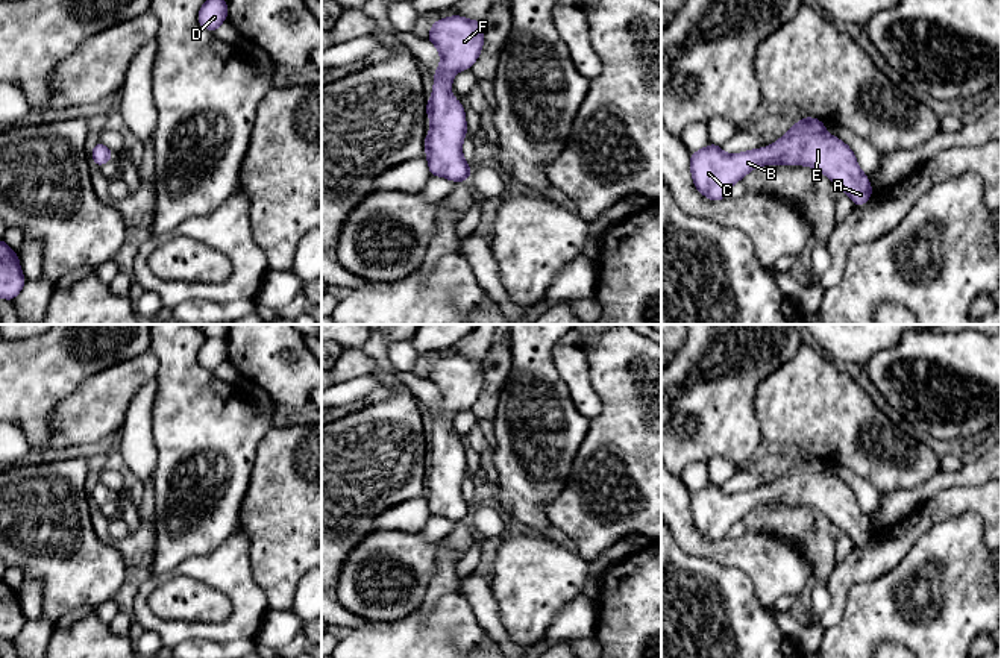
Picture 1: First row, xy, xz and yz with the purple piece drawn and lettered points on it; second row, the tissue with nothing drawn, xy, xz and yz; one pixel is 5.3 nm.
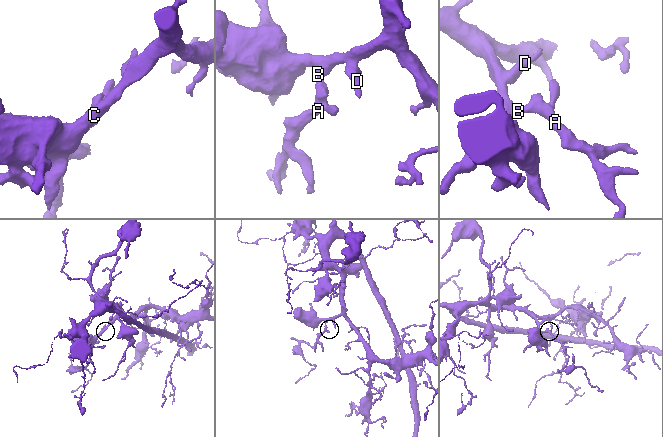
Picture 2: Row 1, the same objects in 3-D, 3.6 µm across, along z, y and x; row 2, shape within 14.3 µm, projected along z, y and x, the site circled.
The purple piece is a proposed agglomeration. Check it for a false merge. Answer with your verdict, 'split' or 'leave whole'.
leave whole

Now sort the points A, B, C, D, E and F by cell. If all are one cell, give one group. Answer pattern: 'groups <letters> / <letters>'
groups A B C D E F

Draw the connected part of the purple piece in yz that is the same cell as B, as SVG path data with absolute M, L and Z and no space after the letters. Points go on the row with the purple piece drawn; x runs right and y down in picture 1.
M802 117L793 124L781 139L772 143L769 147L758 147L736 155L726 155L720 146L710 143L705 149L690 155L690 171L696 190L713 202L726 199L730 188L742 180L743 176L751 173L758 165L808 165L813 170L824 173L842 193L848 194L855 206L863 206L874 194L869 177L860 170L855 155L837 136L825 132L825 123Z

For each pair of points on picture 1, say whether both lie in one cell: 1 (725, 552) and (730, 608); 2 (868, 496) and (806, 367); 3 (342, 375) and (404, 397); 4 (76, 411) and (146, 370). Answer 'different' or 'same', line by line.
1: different
2: different
3: different
4: same

